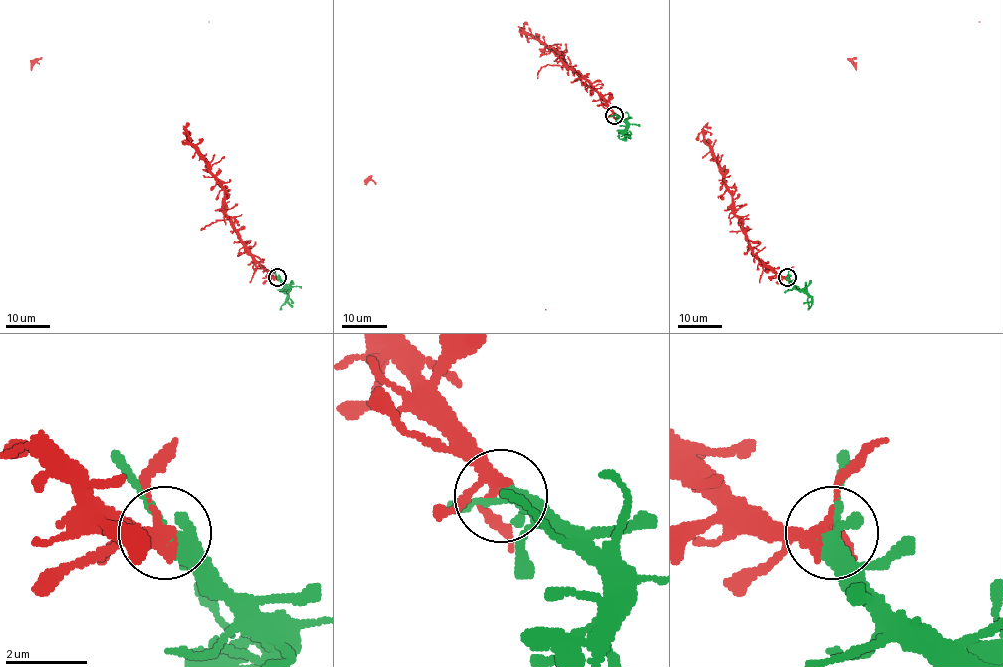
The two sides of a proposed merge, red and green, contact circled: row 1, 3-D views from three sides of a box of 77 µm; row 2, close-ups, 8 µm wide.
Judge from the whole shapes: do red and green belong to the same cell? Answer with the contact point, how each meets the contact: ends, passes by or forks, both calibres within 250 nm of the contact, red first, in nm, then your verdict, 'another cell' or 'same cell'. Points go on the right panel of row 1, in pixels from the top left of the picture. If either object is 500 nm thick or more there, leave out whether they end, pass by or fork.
place (787, 277); red forks; green passes by; calibres 240 and 340 nm; same cell

